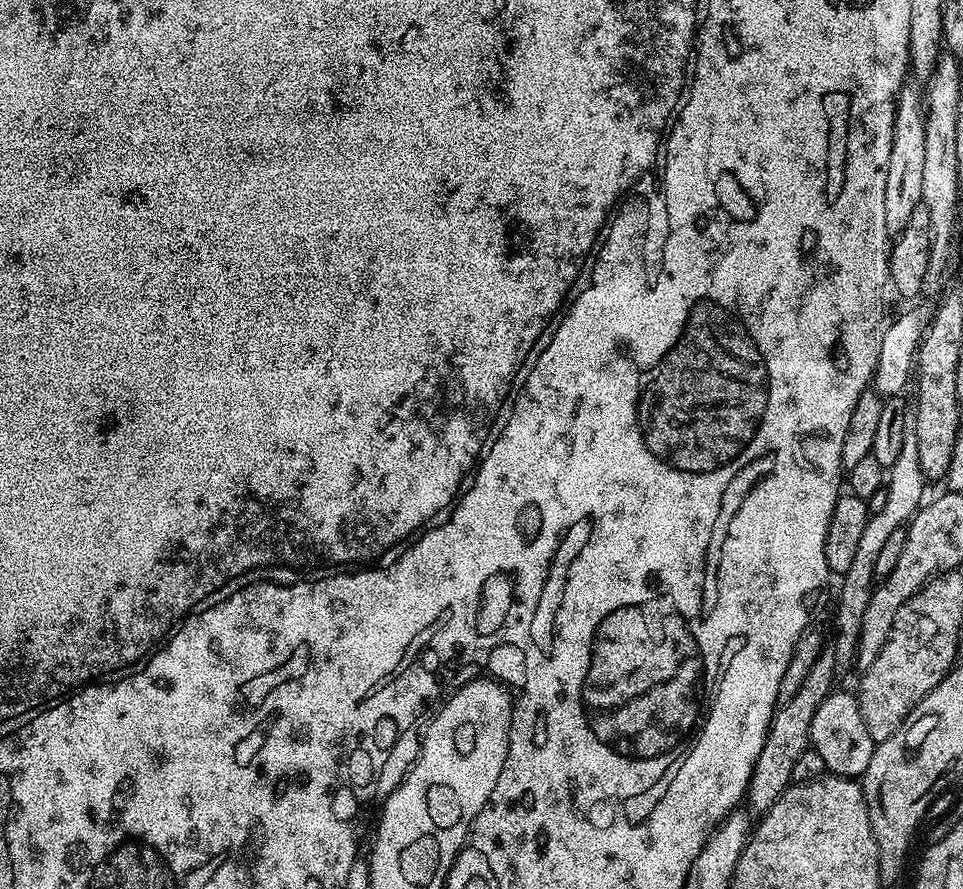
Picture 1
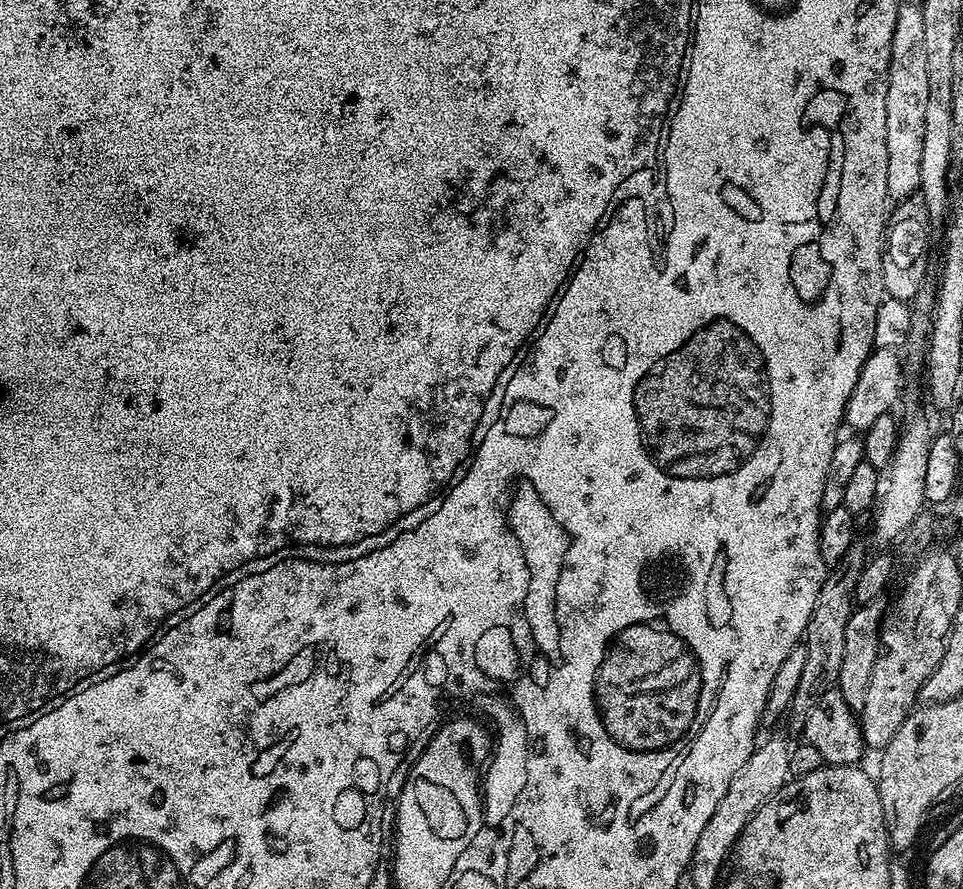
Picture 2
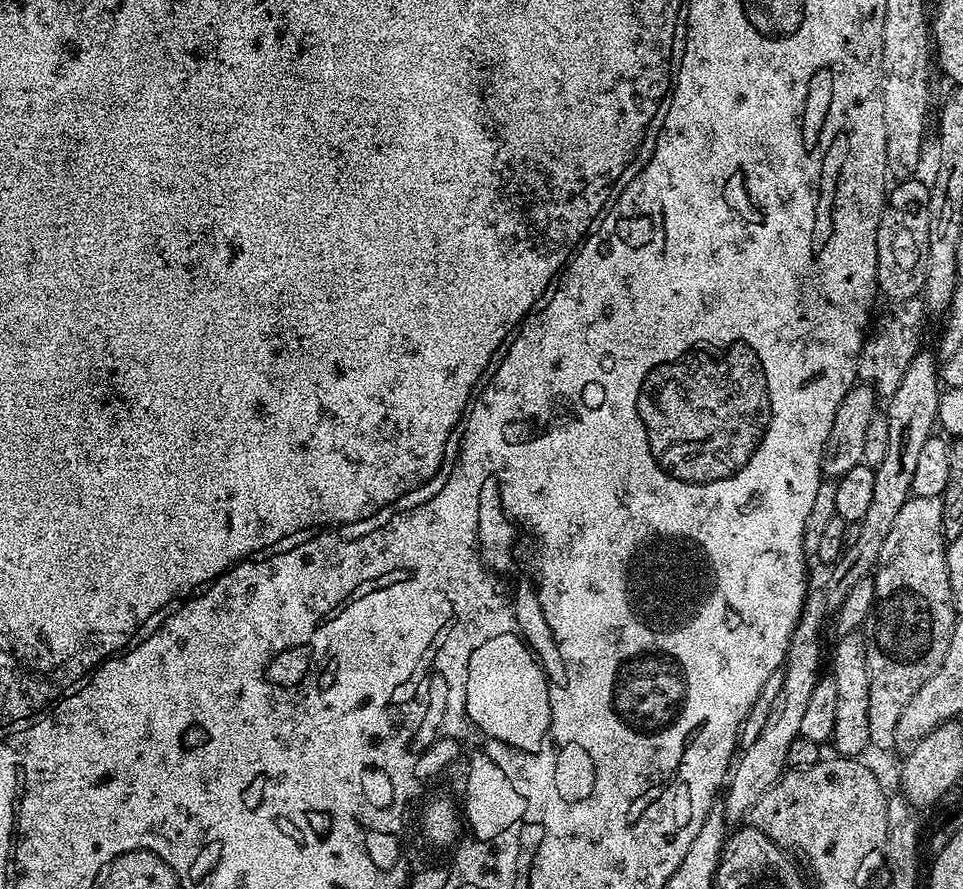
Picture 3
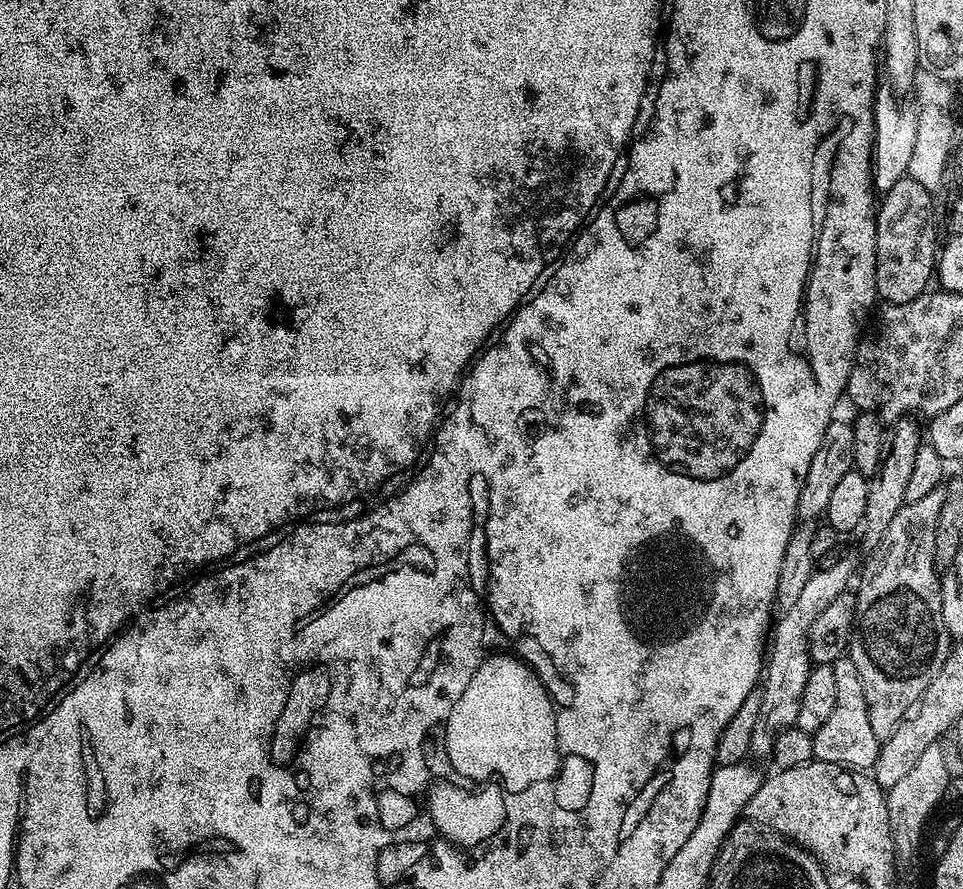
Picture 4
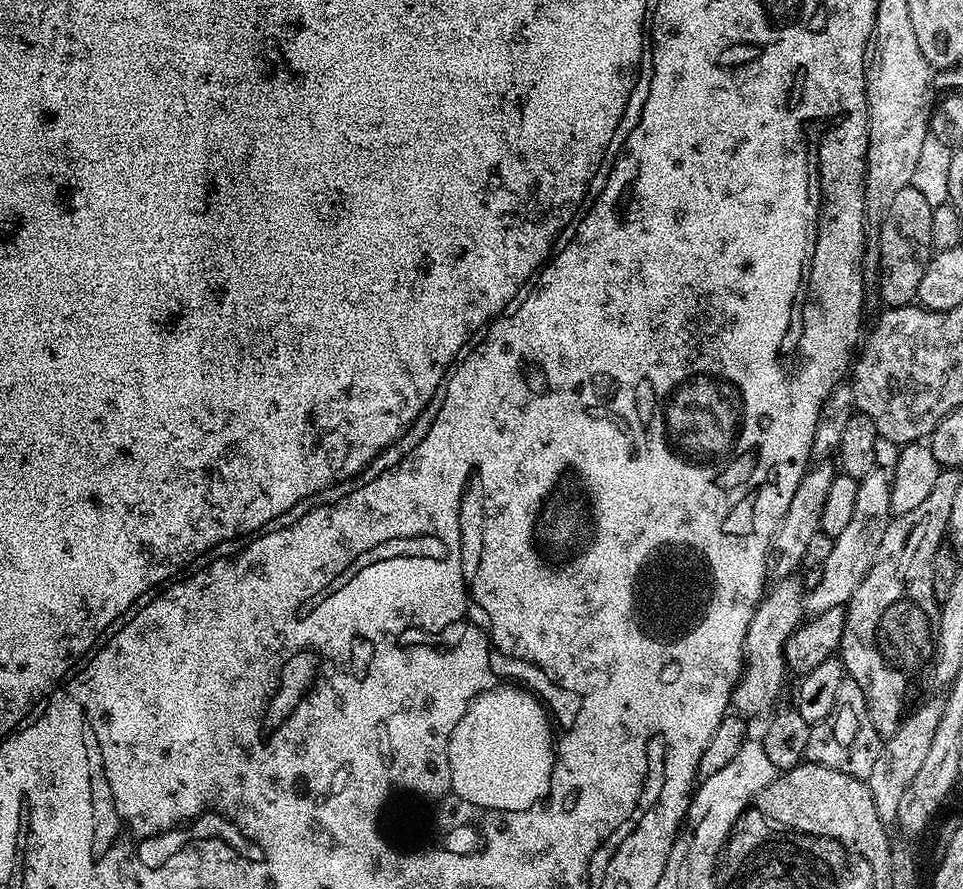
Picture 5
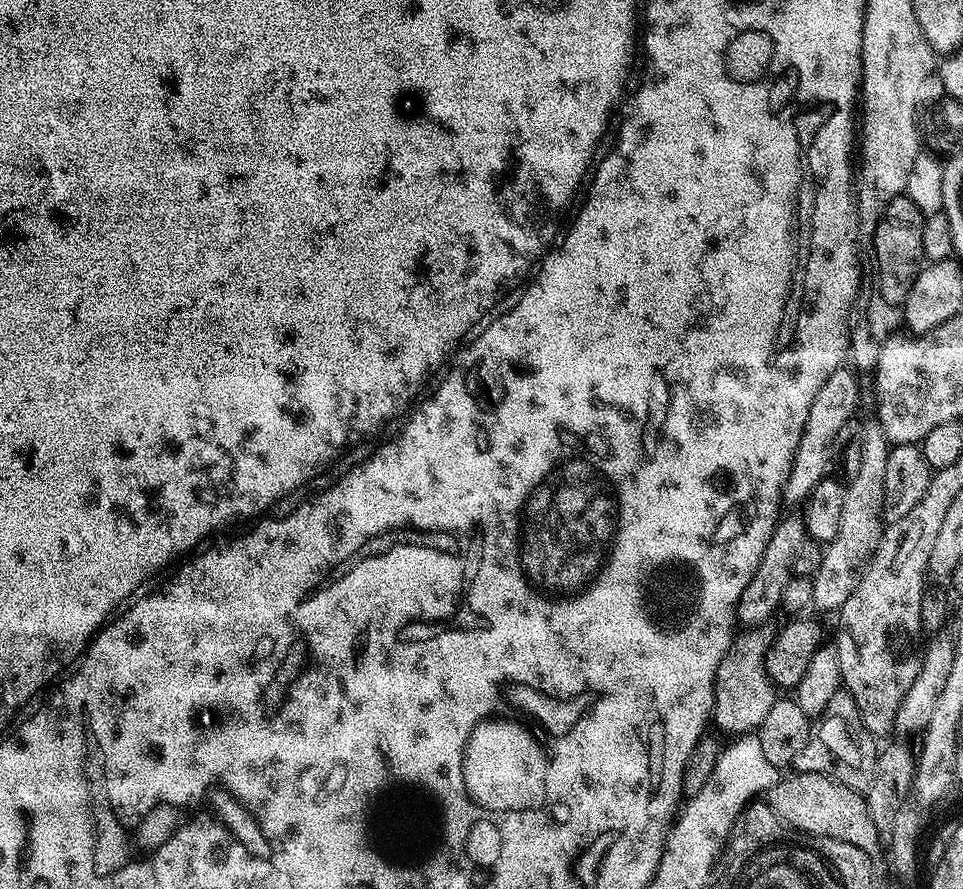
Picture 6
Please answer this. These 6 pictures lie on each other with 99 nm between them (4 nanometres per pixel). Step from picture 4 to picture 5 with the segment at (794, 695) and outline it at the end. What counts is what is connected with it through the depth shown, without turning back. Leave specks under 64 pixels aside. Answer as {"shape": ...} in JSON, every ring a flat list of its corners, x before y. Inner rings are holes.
{"shape":[[880,466,860,480,858,498,854,498,854,518,850,518,846,530,833,539,830,558,826,558,818,586,807,589,804,596,804,611,808,616,817,616,822,610,831,608,844,608,854,590,858,590,862,578,870,570,882,534,888,529,891,488,889,473]]}

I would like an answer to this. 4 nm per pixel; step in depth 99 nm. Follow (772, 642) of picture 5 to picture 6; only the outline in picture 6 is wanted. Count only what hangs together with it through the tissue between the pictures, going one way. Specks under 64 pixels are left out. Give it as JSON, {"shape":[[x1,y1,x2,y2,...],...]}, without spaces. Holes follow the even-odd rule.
{"shape":[[762,626,747,631,744,634,746,636,737,635,716,671,716,693,712,699,711,719,722,731,733,732,731,735,736,738,755,733,762,718,770,714,770,706,774,706,778,699,777,689,764,665,764,655,774,639,773,629,770,629]]}

